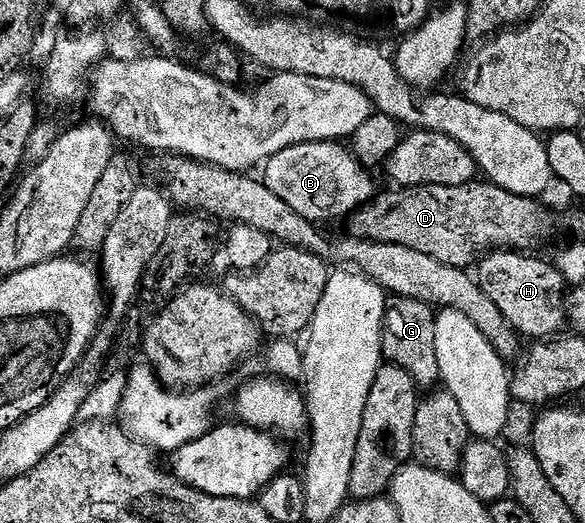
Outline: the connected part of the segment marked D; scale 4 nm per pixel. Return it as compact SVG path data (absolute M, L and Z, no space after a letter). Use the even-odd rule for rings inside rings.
M471 182L460 186L416 186L398 188L394 192L375 195L368 204L362 205L348 217L349 235L357 240L371 240L377 244L408 246L408 250L420 250L436 262L444 262L453 268L469 269L479 258L495 250L534 250L546 236L554 232L554 216L533 196L517 196L489 182Z

